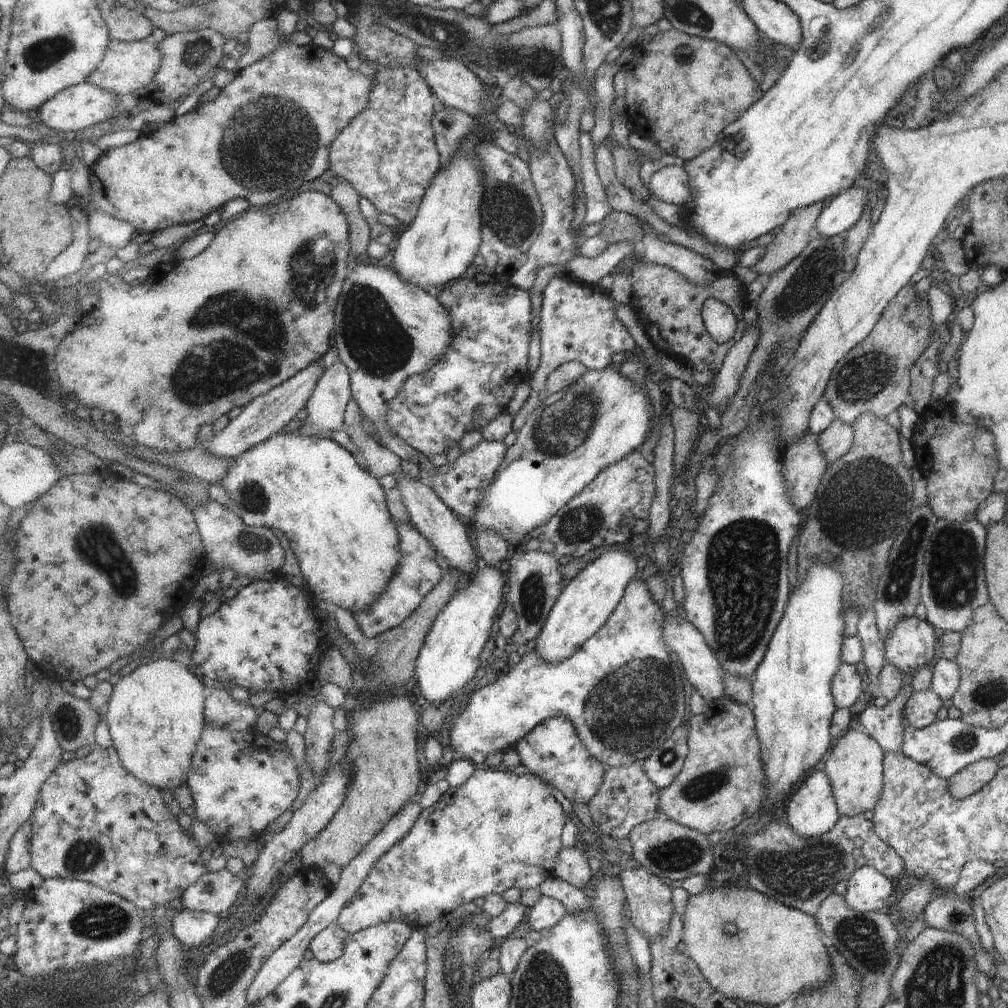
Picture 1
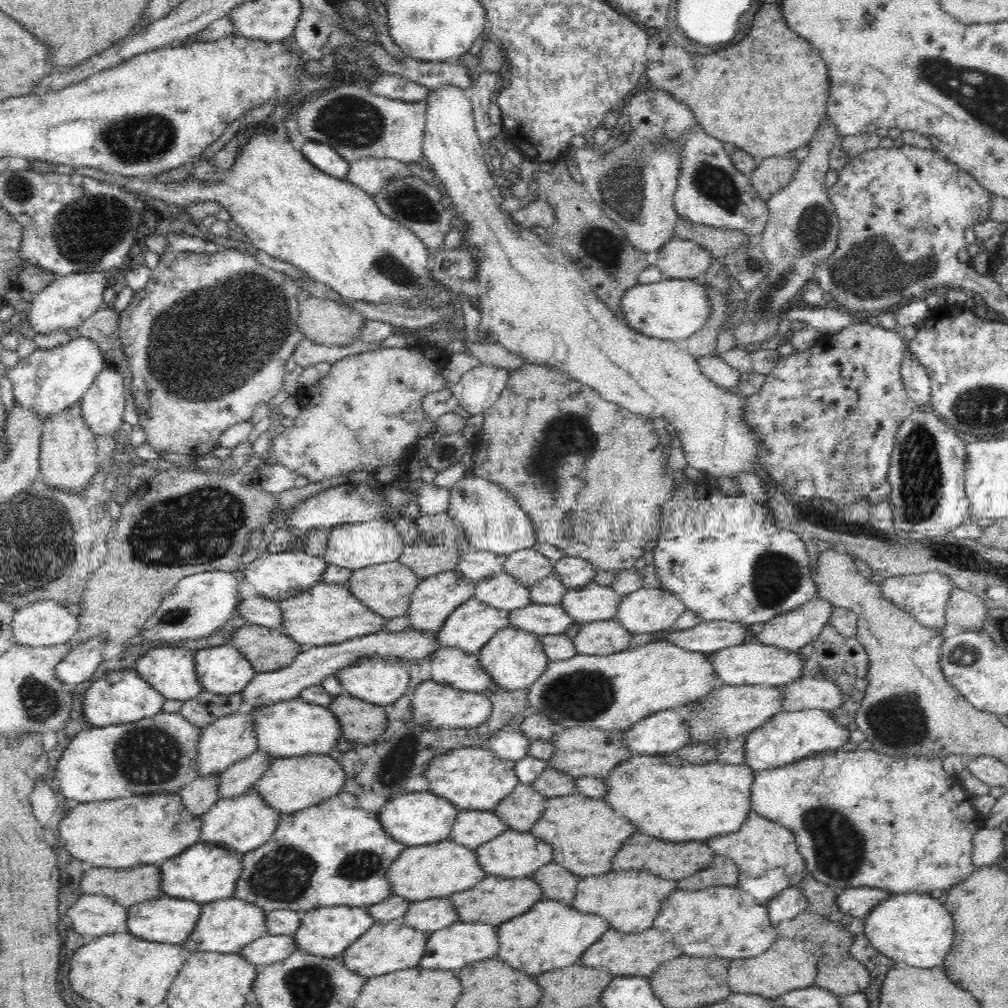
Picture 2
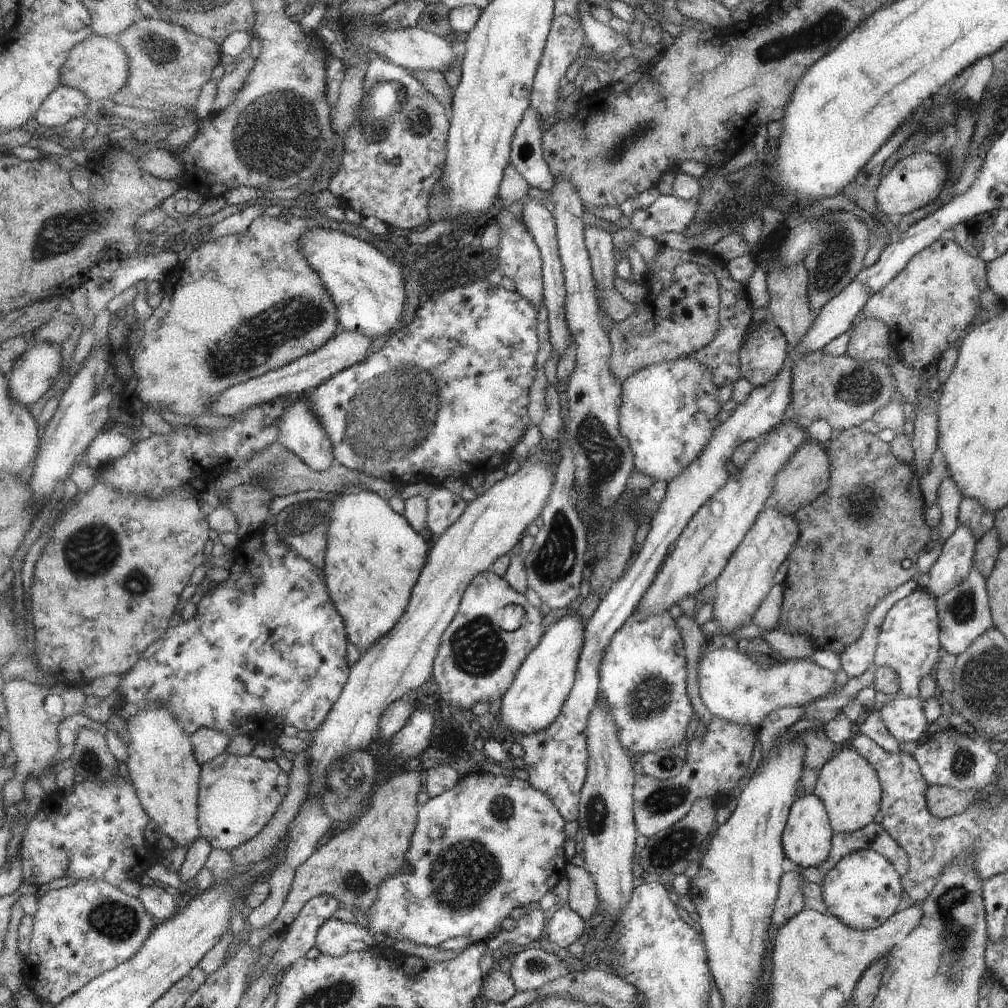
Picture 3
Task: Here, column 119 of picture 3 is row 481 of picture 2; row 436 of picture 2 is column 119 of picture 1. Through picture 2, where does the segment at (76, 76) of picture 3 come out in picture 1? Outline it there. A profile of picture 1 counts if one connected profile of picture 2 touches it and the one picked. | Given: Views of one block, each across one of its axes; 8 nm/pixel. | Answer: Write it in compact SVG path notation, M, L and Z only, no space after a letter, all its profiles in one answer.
M112 39L104 60L89 76L88 81L113 95L134 94L152 84L159 73L162 57L163 54L156 43L146 41L126 42Z

